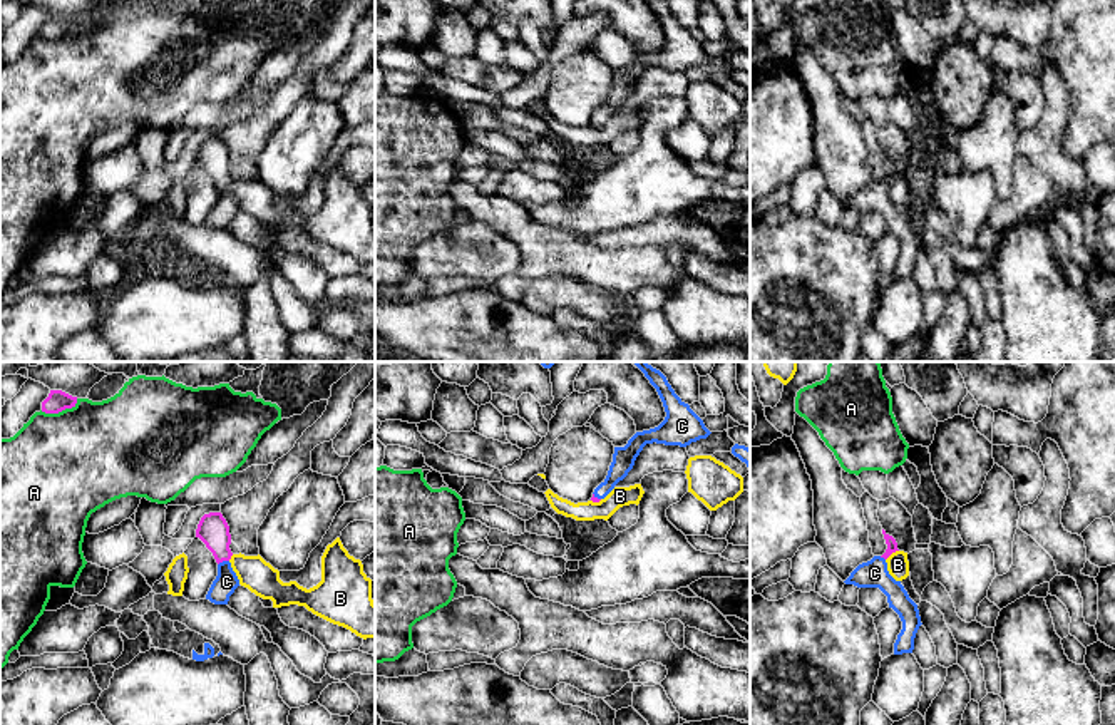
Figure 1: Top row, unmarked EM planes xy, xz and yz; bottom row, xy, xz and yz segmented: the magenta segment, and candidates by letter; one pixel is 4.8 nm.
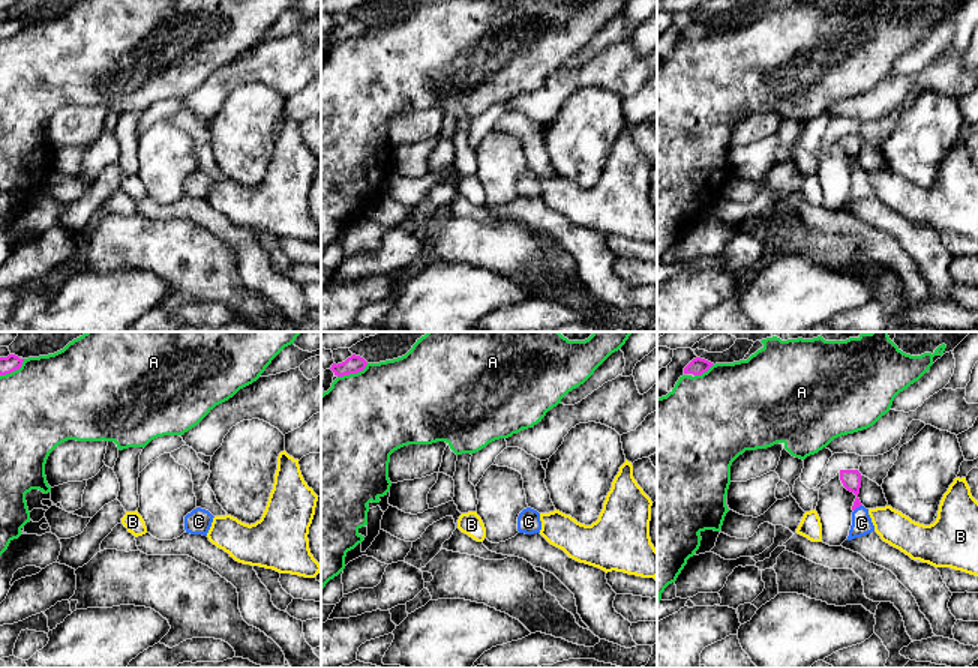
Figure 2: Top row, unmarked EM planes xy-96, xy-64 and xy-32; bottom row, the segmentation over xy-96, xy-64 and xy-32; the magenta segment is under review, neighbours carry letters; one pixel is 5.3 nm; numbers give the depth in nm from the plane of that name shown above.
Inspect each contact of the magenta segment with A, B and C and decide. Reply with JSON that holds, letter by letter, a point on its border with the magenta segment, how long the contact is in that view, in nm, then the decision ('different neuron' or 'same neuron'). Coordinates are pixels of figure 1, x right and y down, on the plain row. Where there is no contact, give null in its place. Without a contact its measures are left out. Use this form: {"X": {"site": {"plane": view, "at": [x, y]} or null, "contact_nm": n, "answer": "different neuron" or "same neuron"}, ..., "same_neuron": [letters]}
{"A": {"site": {"plane": "xy", "at": [59, 35]}, "contact_nm": 190, "answer": "different neuron"}, "B": {"site": {"plane": "yz", "at": [891, 178]}, "contact_nm": 80, "answer": "different neuron"}, "C": {"site": {"plane": "xy", "at": [223, 185]}, "contact_nm": 60, "answer": "same neuron"}, "same_neuron": ["C"]}

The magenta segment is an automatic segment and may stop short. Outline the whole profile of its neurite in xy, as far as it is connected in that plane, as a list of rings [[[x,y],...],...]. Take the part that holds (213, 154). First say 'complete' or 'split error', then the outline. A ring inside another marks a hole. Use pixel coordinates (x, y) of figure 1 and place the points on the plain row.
split error | [[[221,137],[204,139],[198,149],[196,162],[213,177],[218,188],[218,201],[213,206],[206,224],[214,229],[228,229],[229,221],[239,211],[239,204],[231,193],[231,159],[229,151]]]

